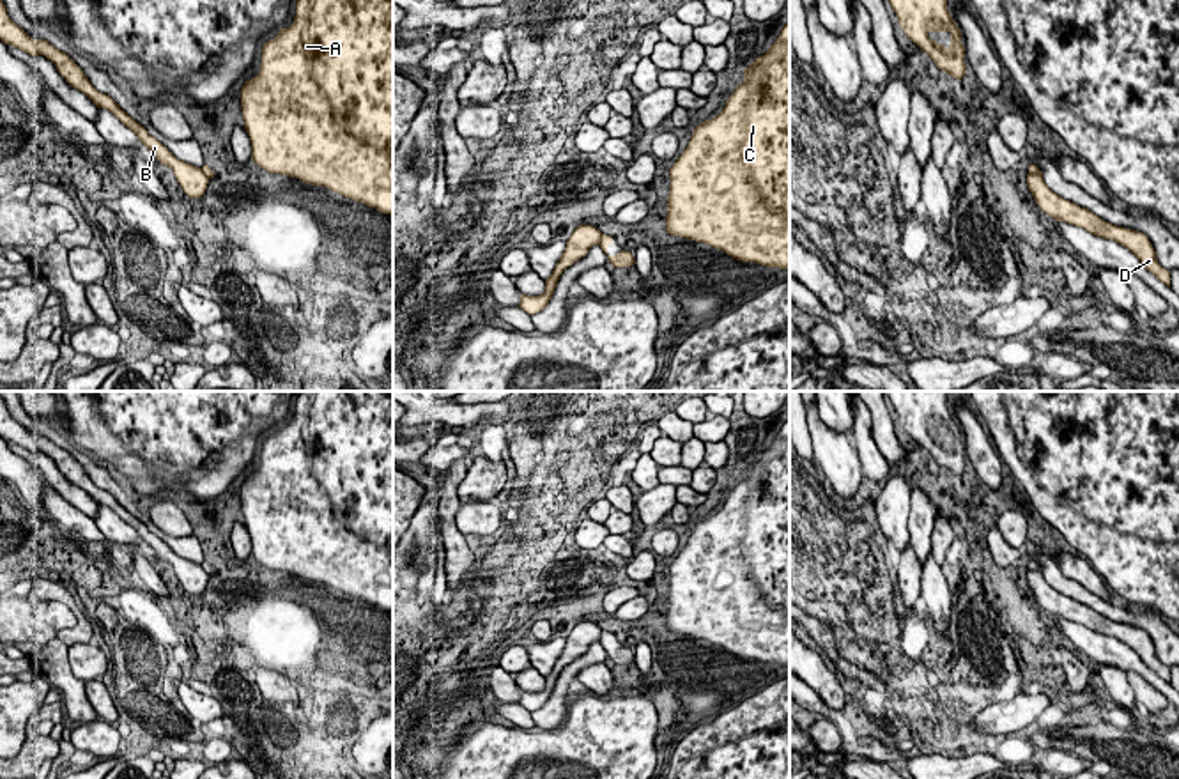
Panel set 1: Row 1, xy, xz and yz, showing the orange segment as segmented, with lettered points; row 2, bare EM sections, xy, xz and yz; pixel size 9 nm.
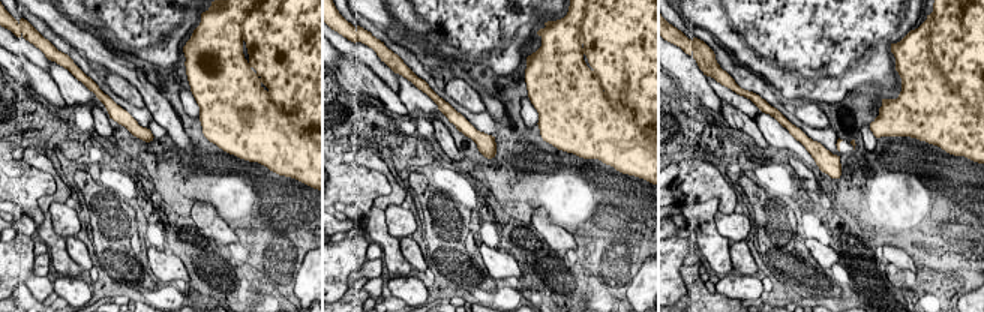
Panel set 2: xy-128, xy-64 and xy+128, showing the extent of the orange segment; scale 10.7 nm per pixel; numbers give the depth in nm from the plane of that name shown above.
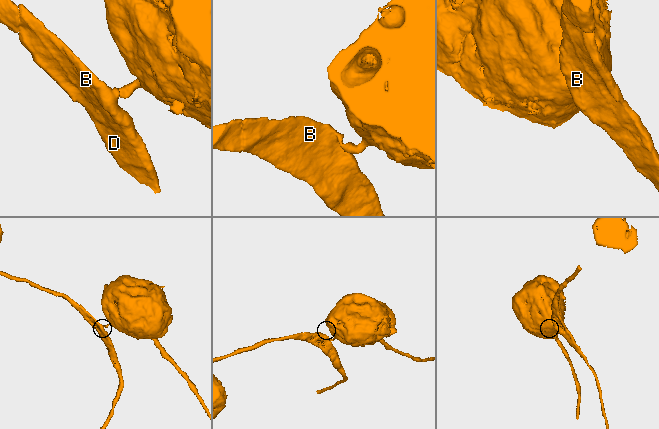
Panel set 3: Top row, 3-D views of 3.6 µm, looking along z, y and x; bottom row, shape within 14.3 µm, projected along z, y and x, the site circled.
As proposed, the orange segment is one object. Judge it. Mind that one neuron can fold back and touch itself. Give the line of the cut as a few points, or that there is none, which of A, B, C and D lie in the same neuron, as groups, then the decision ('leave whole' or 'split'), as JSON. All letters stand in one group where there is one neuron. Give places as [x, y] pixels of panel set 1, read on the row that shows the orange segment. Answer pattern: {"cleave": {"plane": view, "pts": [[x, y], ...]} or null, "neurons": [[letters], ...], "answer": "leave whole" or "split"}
{"cleave": {"plane": "yz", "pts": [[1029, 172], [1041, 177]]}, "neurons": [["A", "C"], ["B", "D"]], "answer": "split"}

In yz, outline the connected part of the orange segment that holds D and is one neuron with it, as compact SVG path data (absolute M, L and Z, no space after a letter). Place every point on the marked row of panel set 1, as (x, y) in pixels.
M1027 174L1027 186L1043 212L1057 221L1066 221L1069 225L1085 228L1092 235L1119 243L1121 246L1128 248L1149 273L1152 273L1170 289L1170 271L1158 264L1156 251L1145 234L1103 221L1089 209L1053 193L1044 184L1041 175Z

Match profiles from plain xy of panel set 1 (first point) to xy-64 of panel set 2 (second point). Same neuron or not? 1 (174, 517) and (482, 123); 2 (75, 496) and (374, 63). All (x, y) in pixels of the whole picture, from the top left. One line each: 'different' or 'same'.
1: different
2: same

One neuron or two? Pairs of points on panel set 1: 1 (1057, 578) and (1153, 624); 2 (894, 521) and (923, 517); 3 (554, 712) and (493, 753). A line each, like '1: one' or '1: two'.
1: one
2: two
3: two

